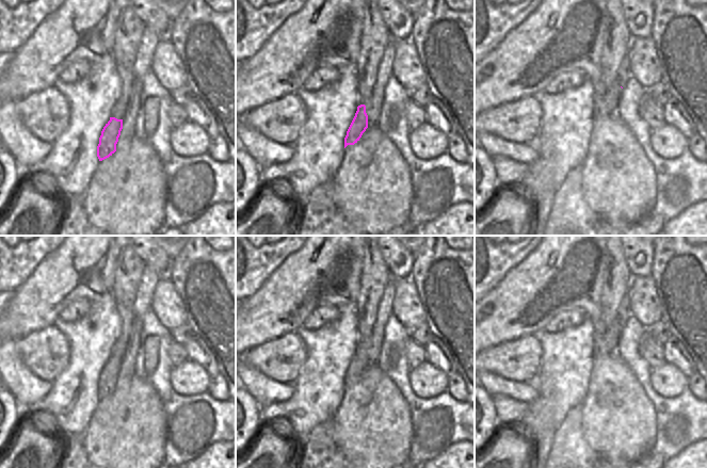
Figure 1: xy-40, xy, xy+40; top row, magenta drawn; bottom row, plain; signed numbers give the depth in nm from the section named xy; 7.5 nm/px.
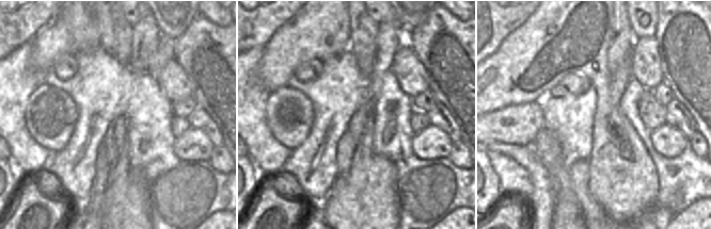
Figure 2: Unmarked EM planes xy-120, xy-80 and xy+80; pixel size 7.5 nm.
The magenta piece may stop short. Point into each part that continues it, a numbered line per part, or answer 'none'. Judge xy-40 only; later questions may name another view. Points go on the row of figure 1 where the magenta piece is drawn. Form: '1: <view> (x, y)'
none

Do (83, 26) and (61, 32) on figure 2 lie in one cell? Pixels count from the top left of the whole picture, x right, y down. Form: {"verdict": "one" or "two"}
{"verdict": "one"}

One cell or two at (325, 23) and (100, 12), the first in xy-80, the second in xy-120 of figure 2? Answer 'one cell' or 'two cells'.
two cells

